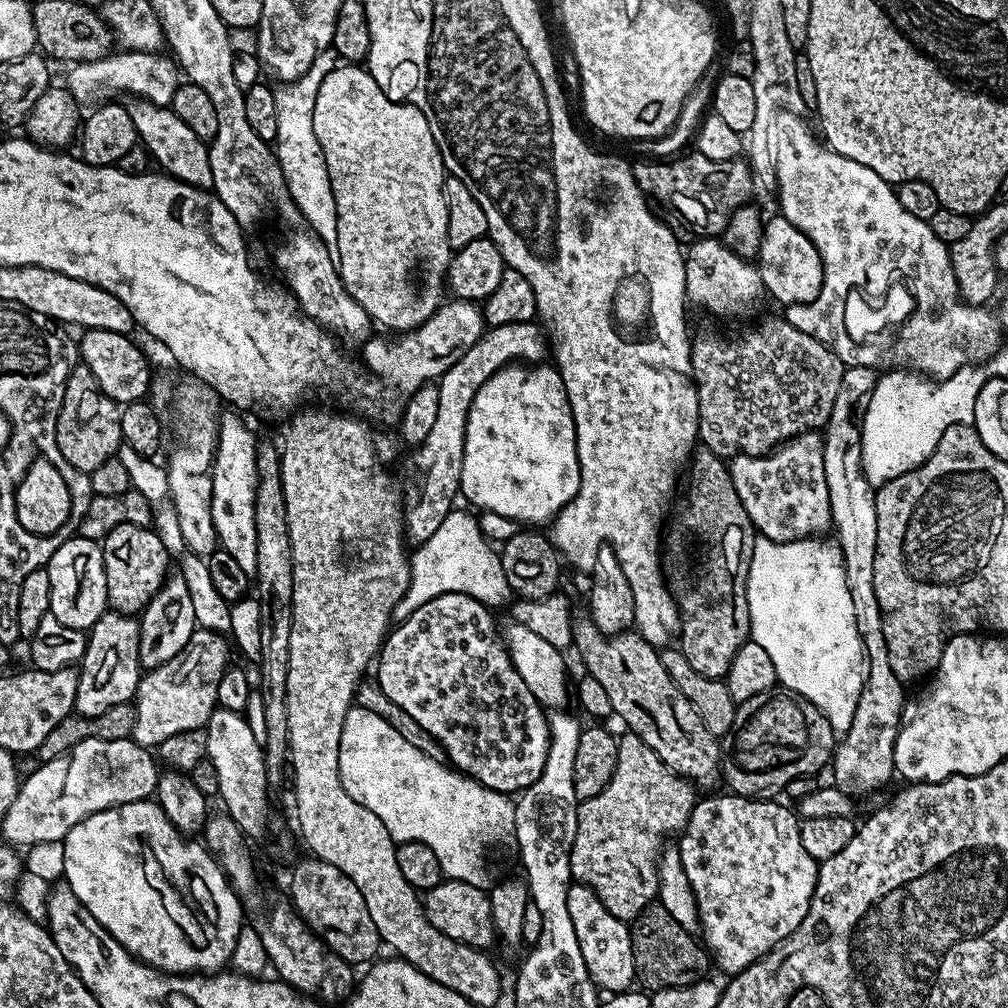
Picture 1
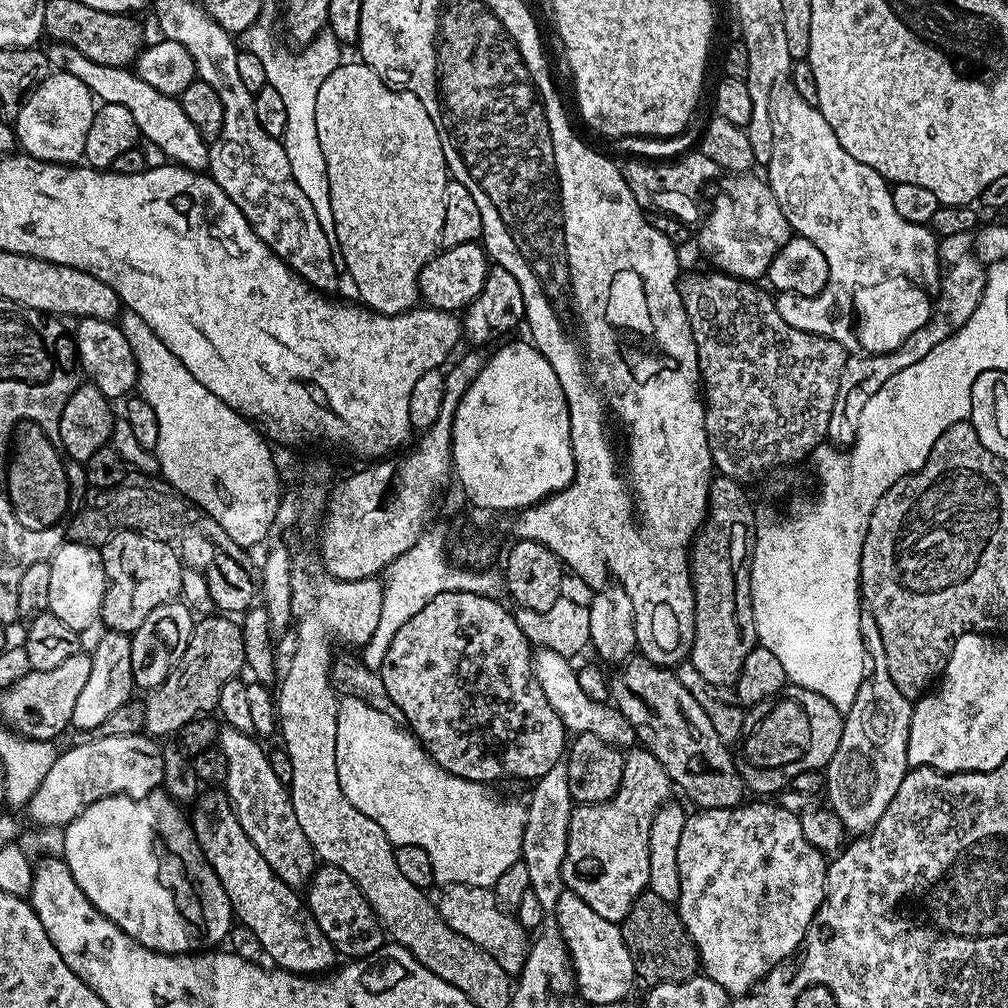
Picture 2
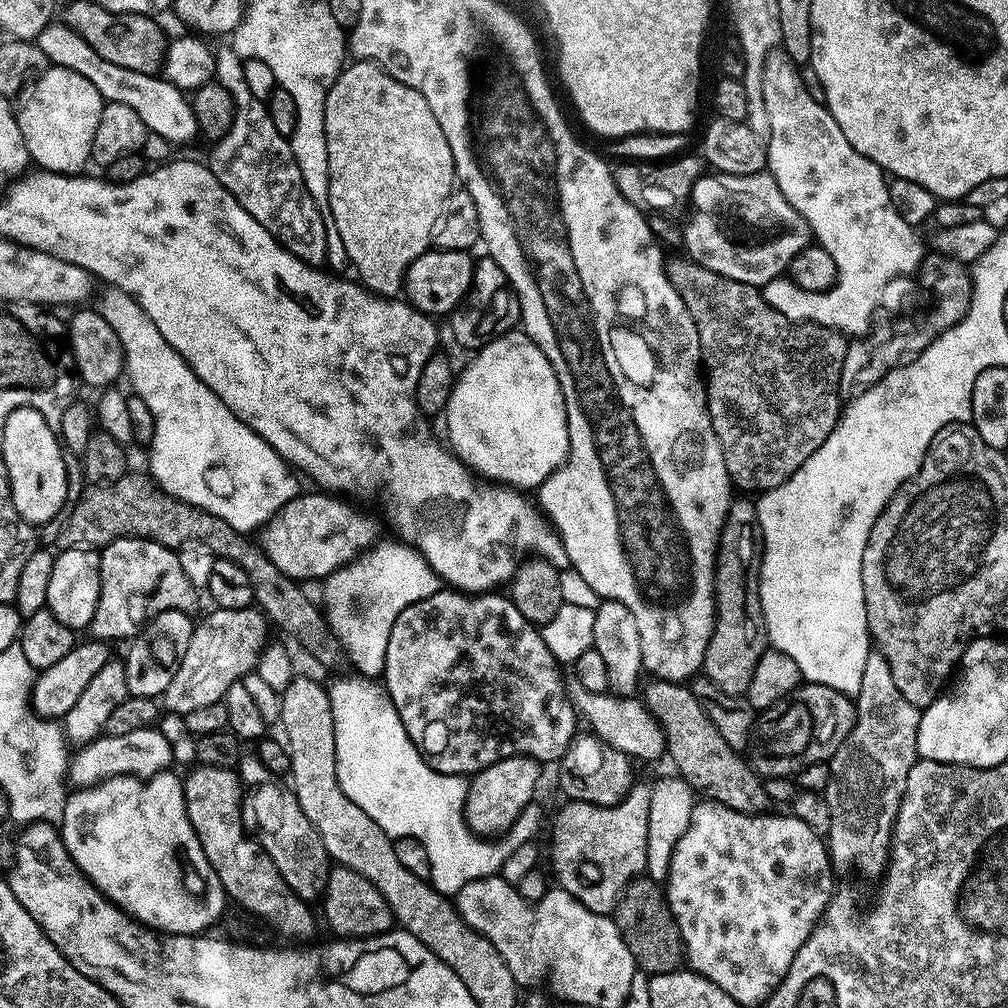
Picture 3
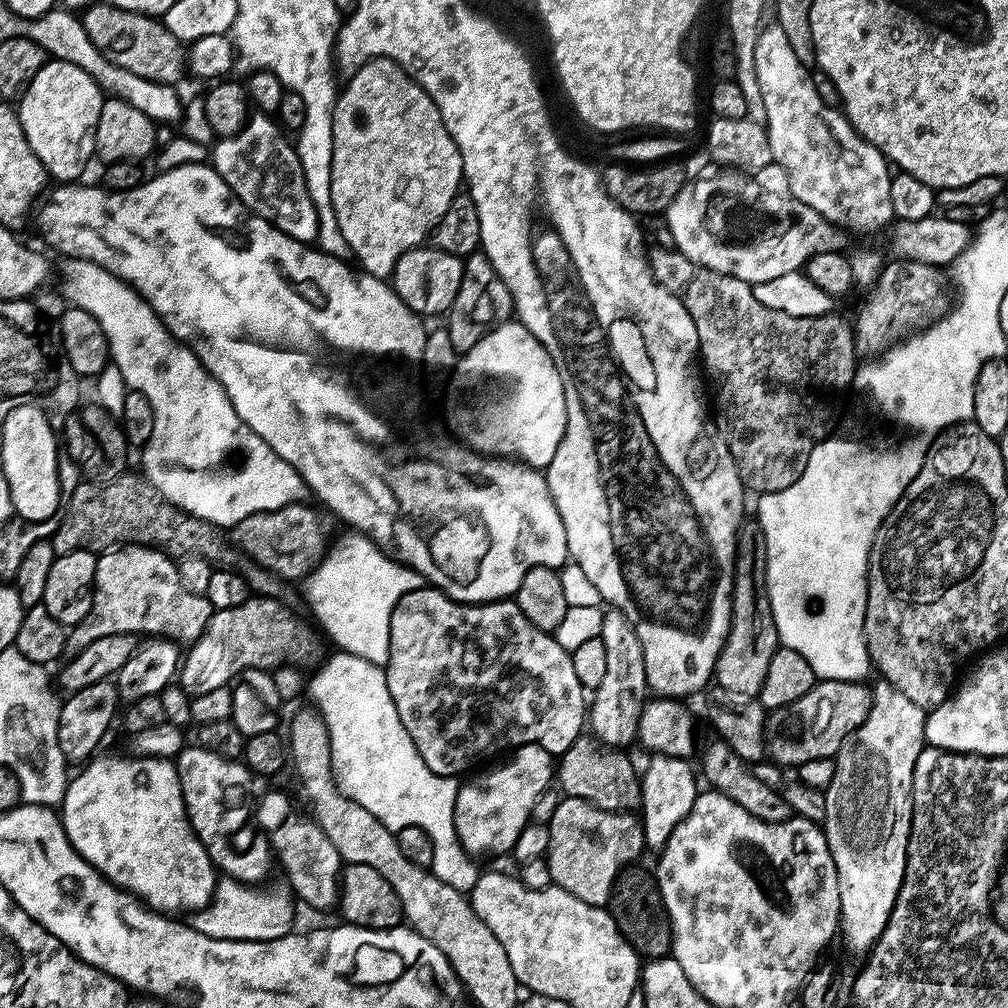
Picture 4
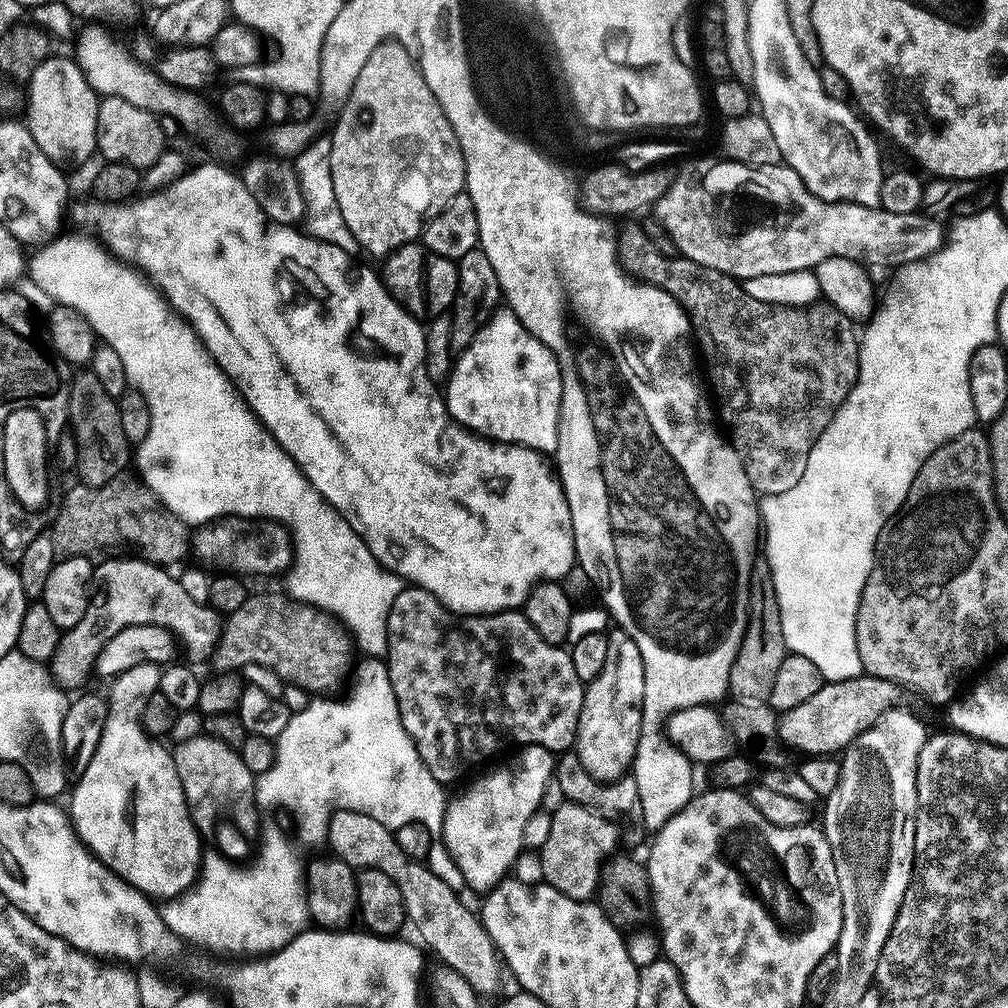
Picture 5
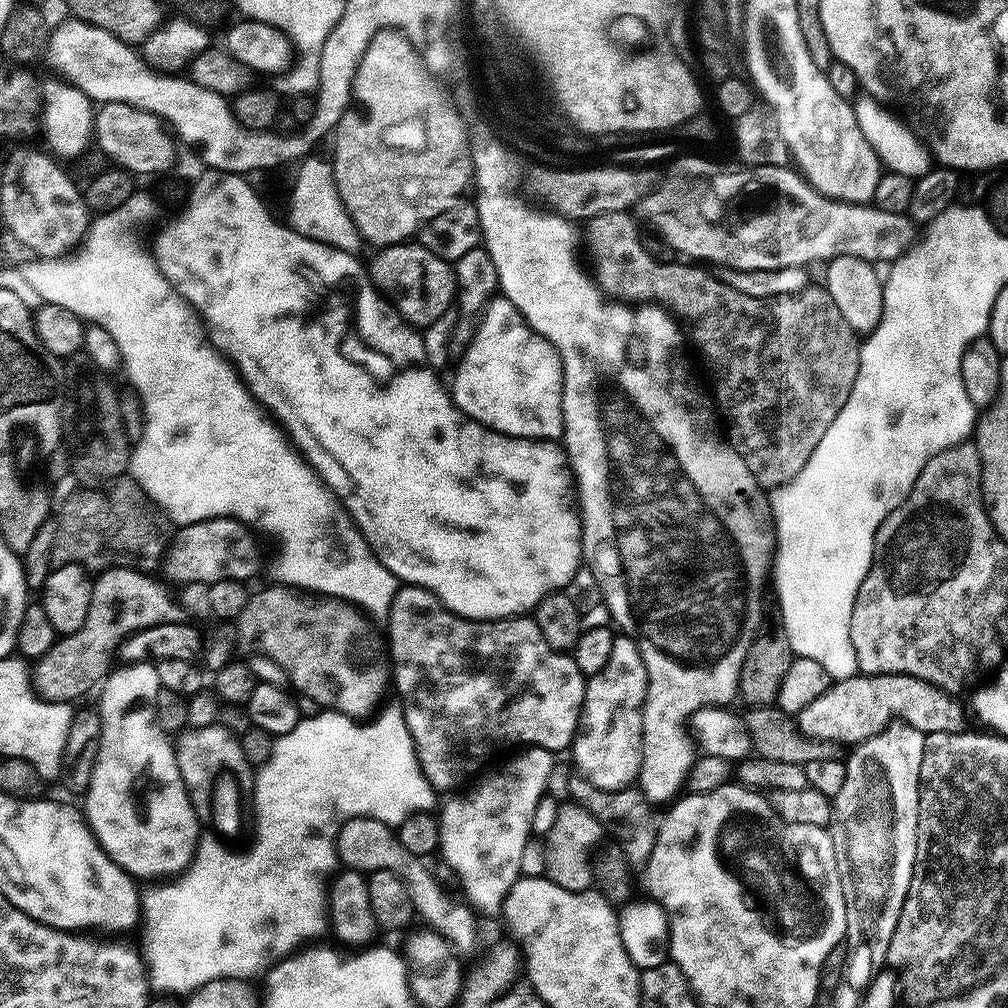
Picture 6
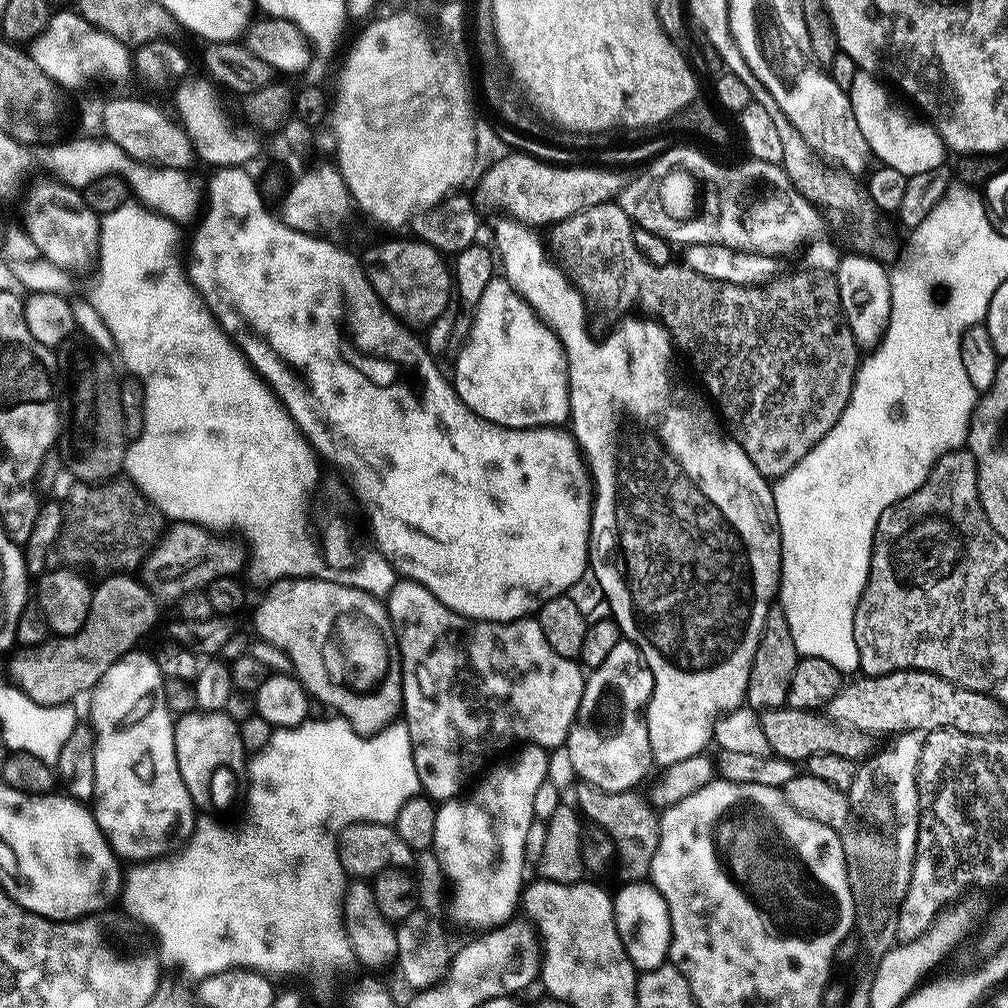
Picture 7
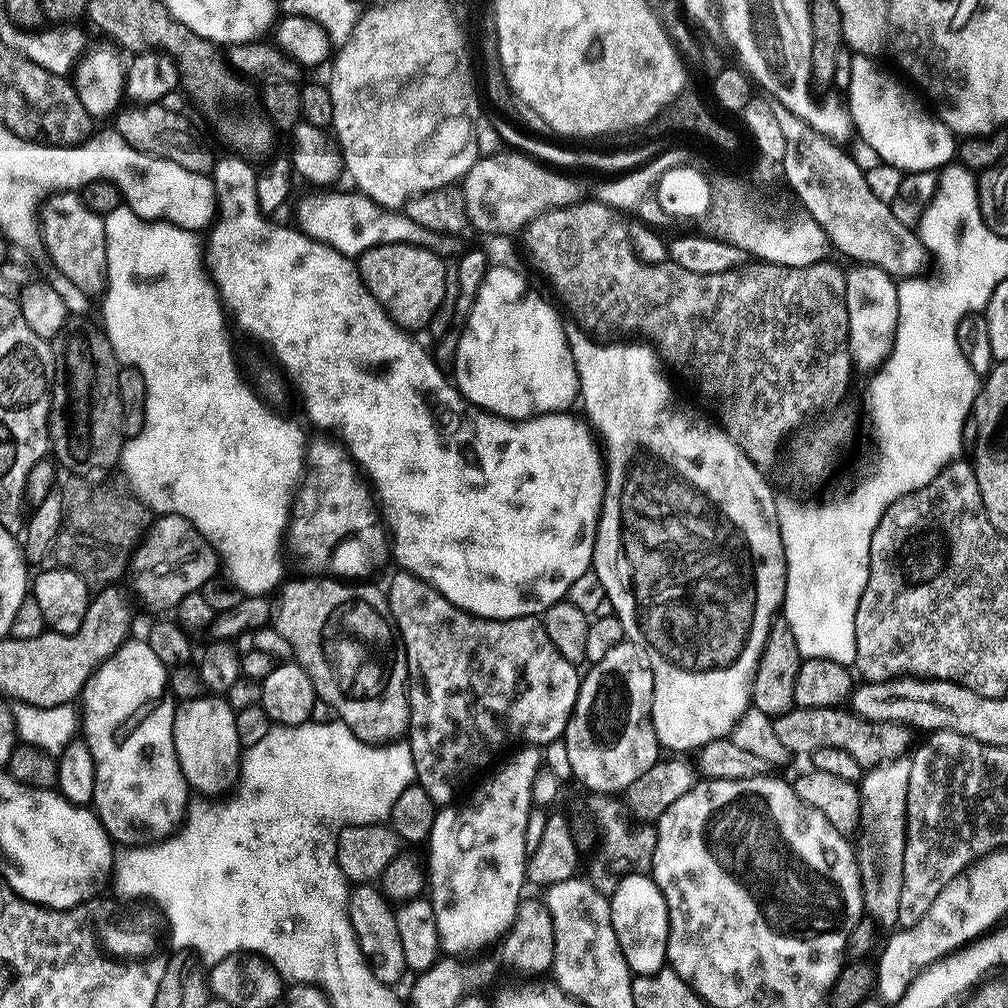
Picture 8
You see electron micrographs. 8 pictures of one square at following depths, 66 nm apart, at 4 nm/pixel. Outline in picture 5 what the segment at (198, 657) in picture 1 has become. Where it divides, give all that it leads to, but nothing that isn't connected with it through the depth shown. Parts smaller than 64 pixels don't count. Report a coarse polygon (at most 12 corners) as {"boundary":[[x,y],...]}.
{"boundary":[[276,592],[228,614],[210,664],[266,666],[327,693],[349,637],[330,616]]}

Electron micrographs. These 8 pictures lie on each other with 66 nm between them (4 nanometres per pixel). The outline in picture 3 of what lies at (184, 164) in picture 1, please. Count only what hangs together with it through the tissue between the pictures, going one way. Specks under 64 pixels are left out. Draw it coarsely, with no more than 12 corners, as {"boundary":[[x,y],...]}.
{"boundary":[[63,22],[34,42],[49,65],[130,106],[153,137],[197,139],[191,99],[162,75],[126,70]]}

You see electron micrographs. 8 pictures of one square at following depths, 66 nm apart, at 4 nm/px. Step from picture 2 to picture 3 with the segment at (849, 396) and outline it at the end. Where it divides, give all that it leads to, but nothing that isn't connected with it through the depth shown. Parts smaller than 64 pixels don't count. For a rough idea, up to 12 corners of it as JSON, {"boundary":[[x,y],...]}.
{"boundary":[[925,255],[932,309],[869,331],[842,362],[841,393],[877,384],[966,318],[972,273]]}

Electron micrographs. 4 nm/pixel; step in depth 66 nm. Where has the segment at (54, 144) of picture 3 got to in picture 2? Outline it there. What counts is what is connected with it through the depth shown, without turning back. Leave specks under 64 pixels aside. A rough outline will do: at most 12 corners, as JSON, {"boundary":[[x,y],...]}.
{"boundary":[[53,71],[15,113],[25,155],[77,165],[95,97]]}

